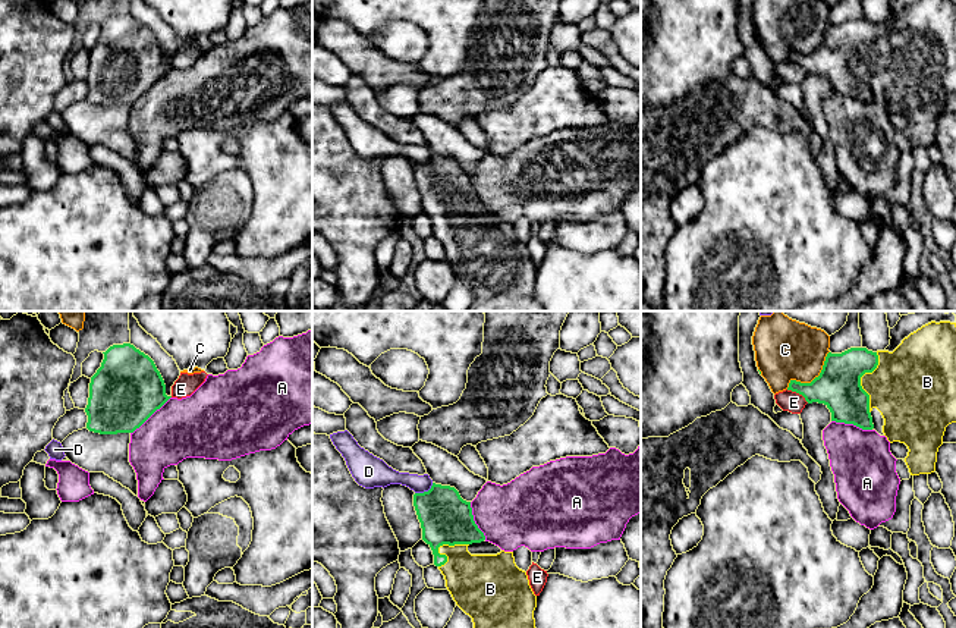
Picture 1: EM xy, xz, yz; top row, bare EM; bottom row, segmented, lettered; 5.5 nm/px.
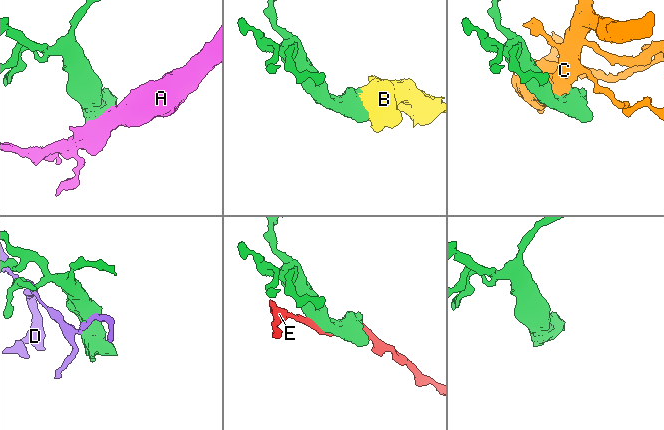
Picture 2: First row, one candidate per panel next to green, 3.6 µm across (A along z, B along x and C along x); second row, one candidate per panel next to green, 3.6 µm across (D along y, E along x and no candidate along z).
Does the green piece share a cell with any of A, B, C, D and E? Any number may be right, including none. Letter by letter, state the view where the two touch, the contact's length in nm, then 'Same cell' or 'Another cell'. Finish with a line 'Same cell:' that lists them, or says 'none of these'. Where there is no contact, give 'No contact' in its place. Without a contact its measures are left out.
A: Touches green in xy. Shared border 300 nm. Another cell
B: Touches green in yz. Shared border 340 nm. Same cell
C: Touches green in yz. Shared border 320 nm. Another cell
D: Touches green in xz. Shared border 120 nm. Another cell
E: Touches green in yz. Shared border 150 nm. Another cell
Same cell: B

